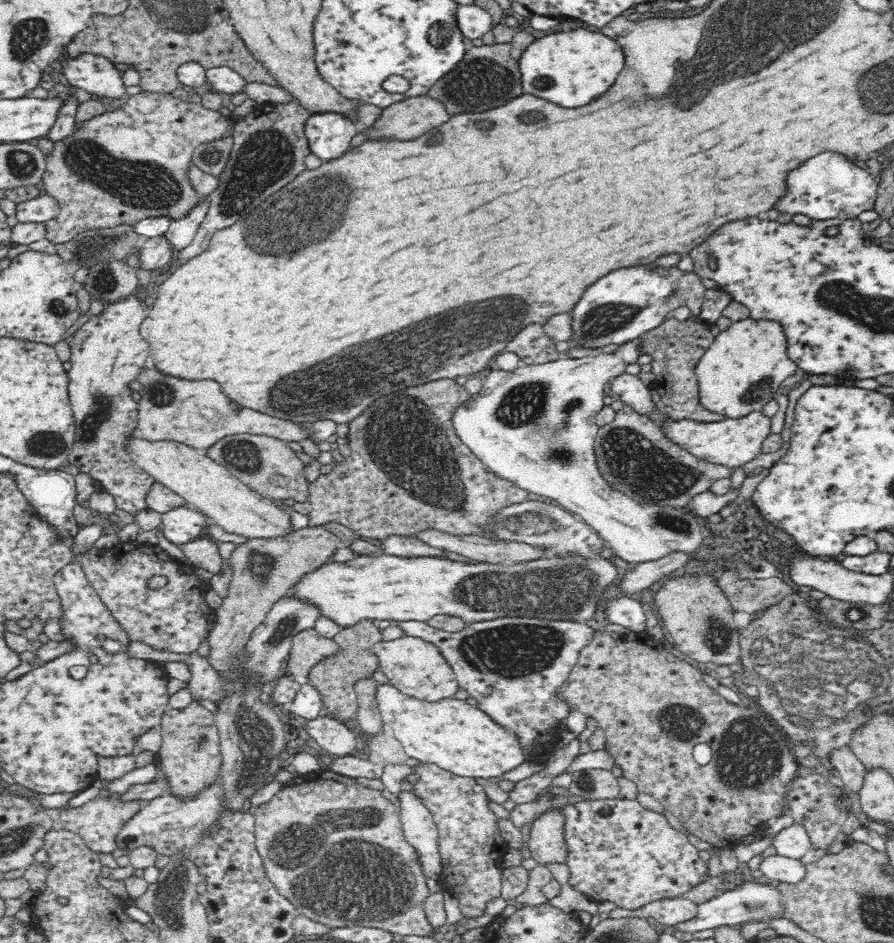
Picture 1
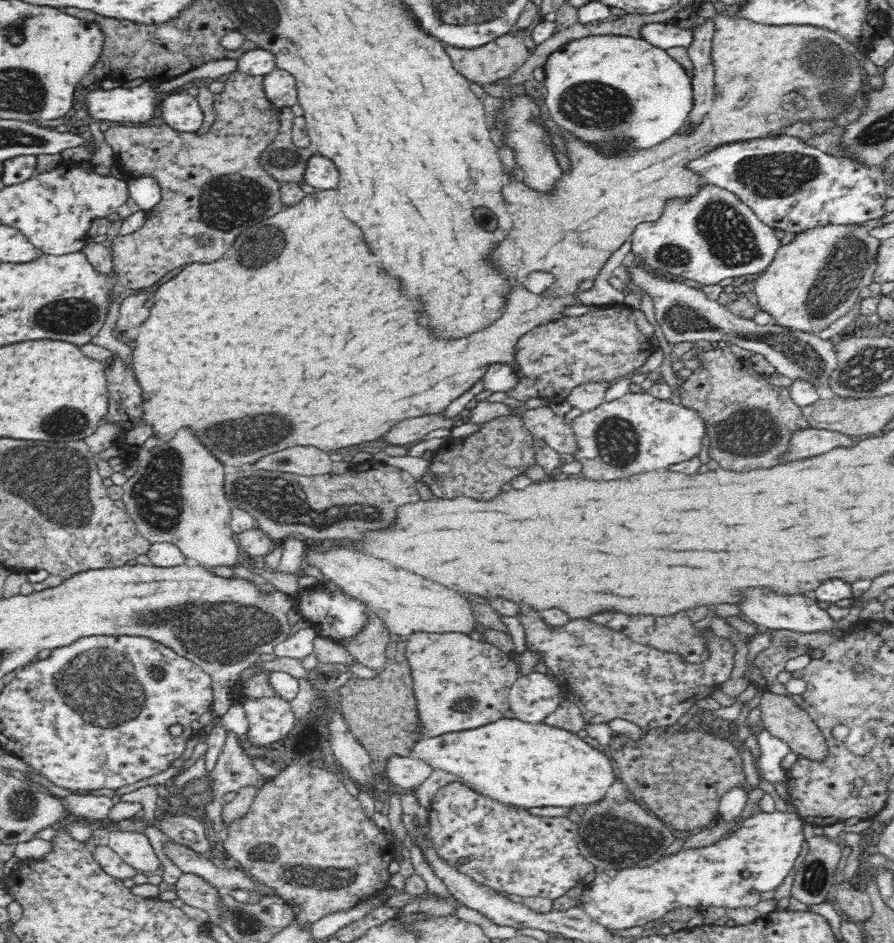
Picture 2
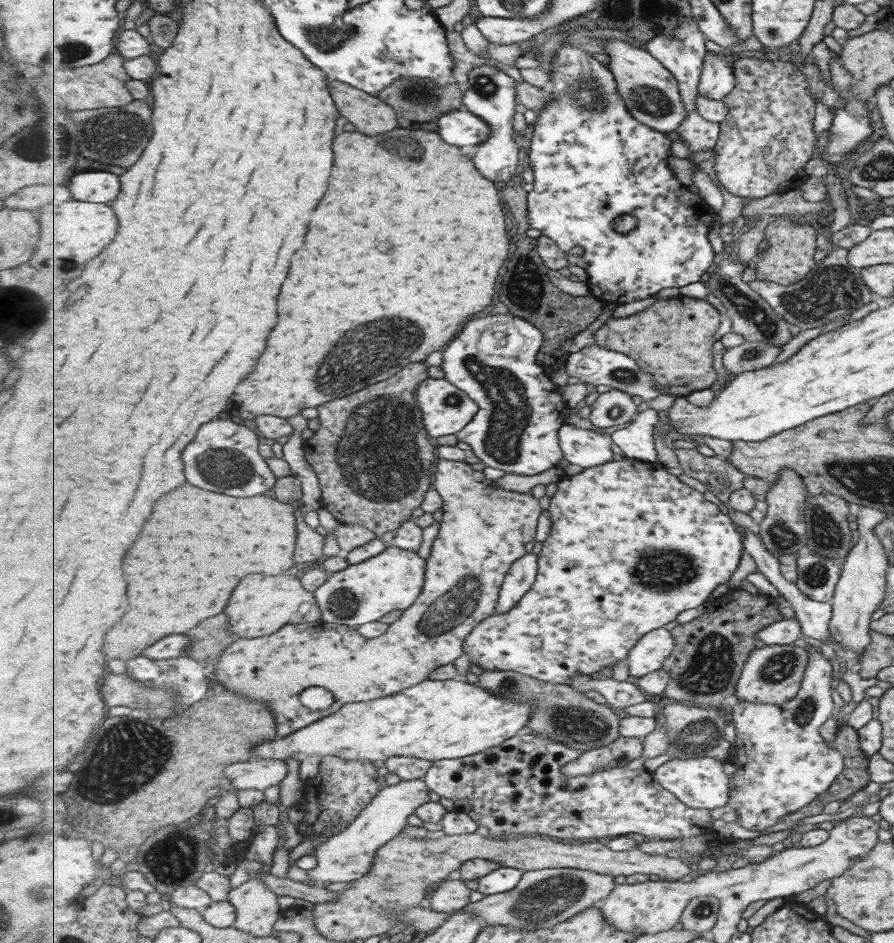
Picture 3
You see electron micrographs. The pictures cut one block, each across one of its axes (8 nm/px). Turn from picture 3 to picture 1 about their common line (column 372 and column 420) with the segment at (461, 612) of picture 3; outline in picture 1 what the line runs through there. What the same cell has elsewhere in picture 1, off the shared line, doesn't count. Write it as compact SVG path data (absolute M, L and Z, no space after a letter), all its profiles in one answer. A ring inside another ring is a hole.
M404 635L396 640L376 644L373 653L389 684L404 695L428 703L438 703L455 697L461 690L450 664L442 657L439 649L426 640Z

